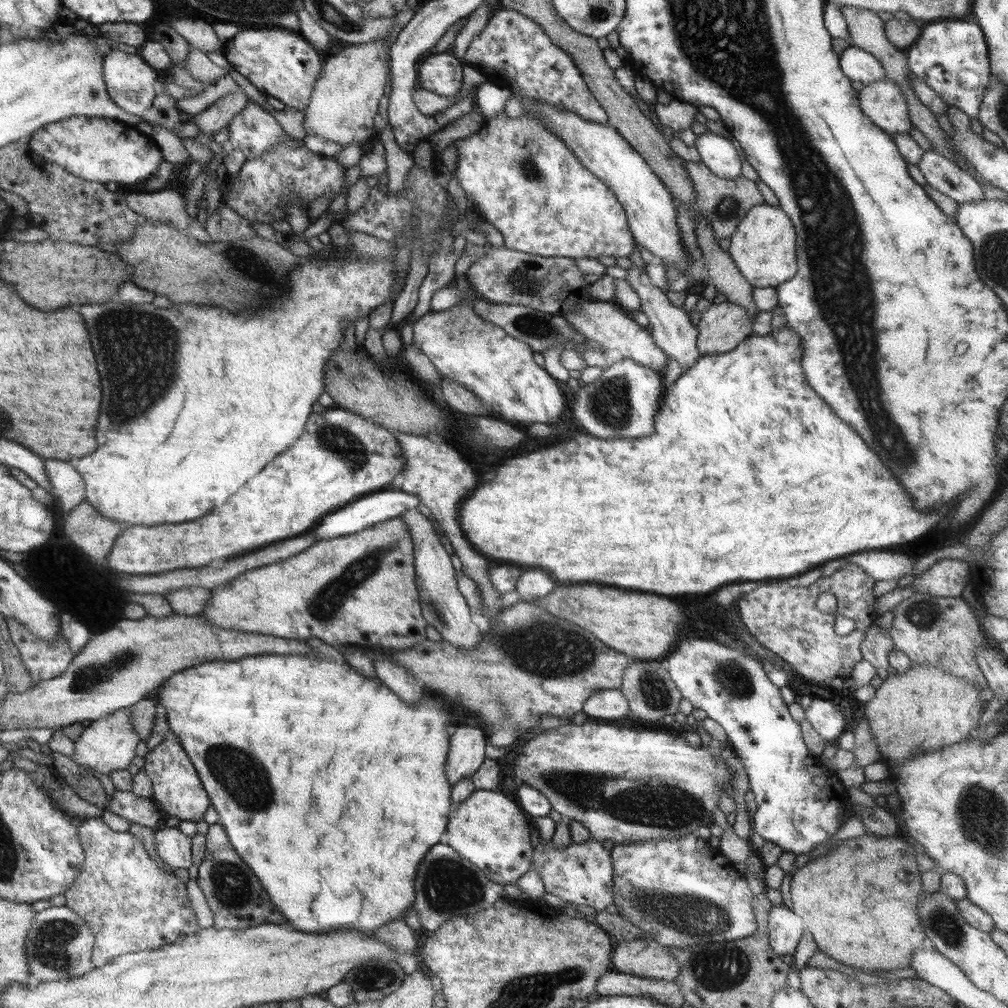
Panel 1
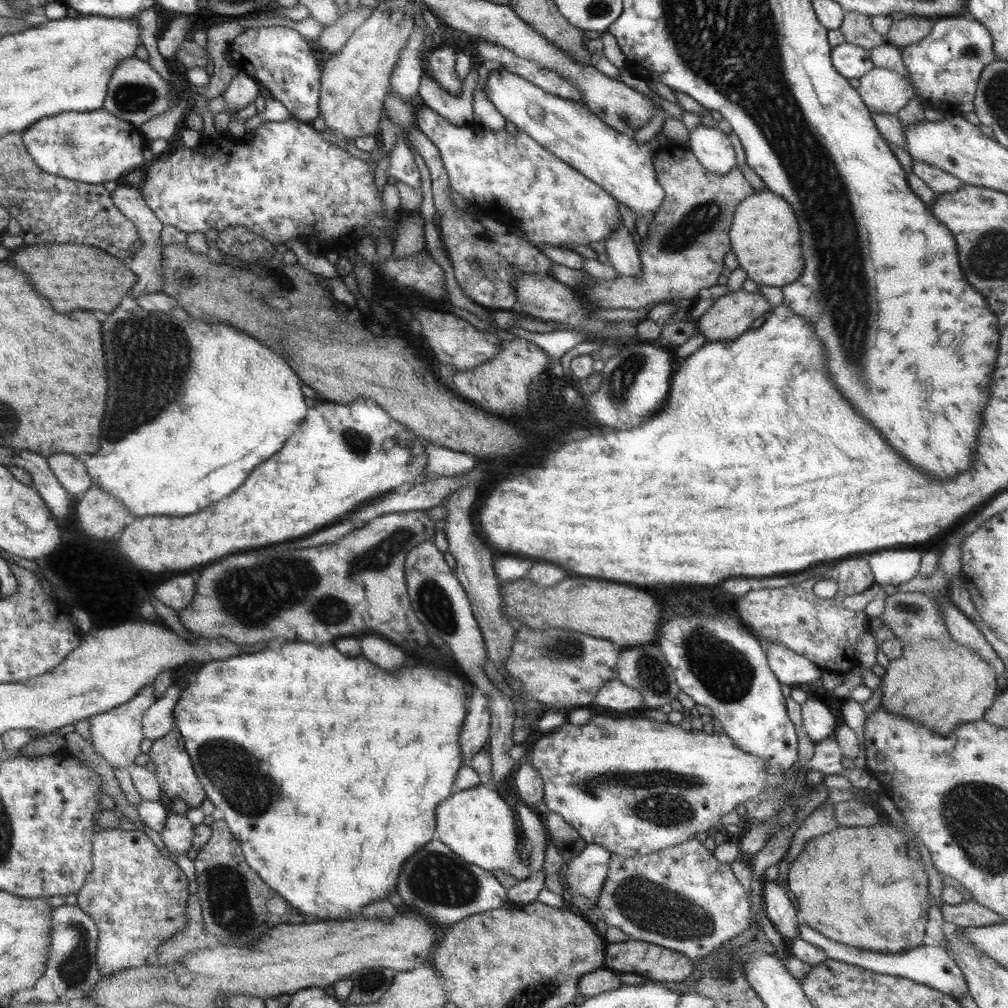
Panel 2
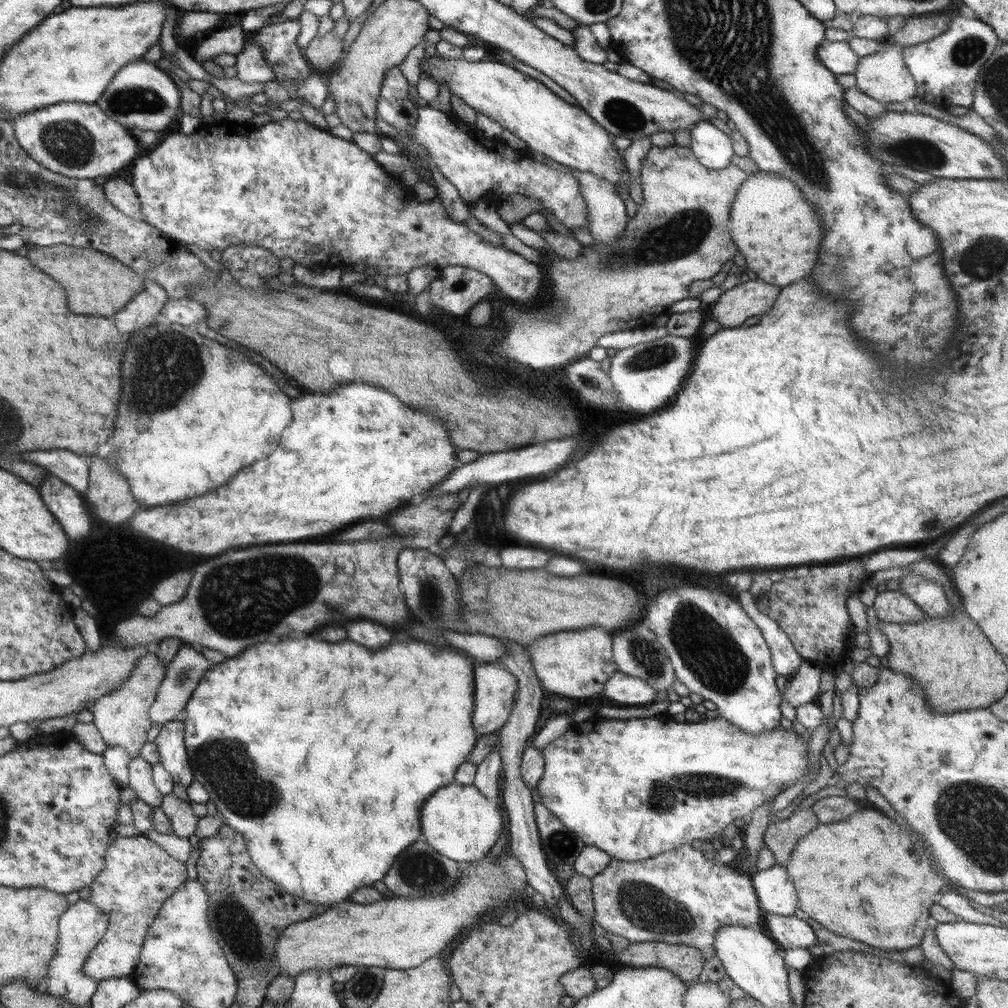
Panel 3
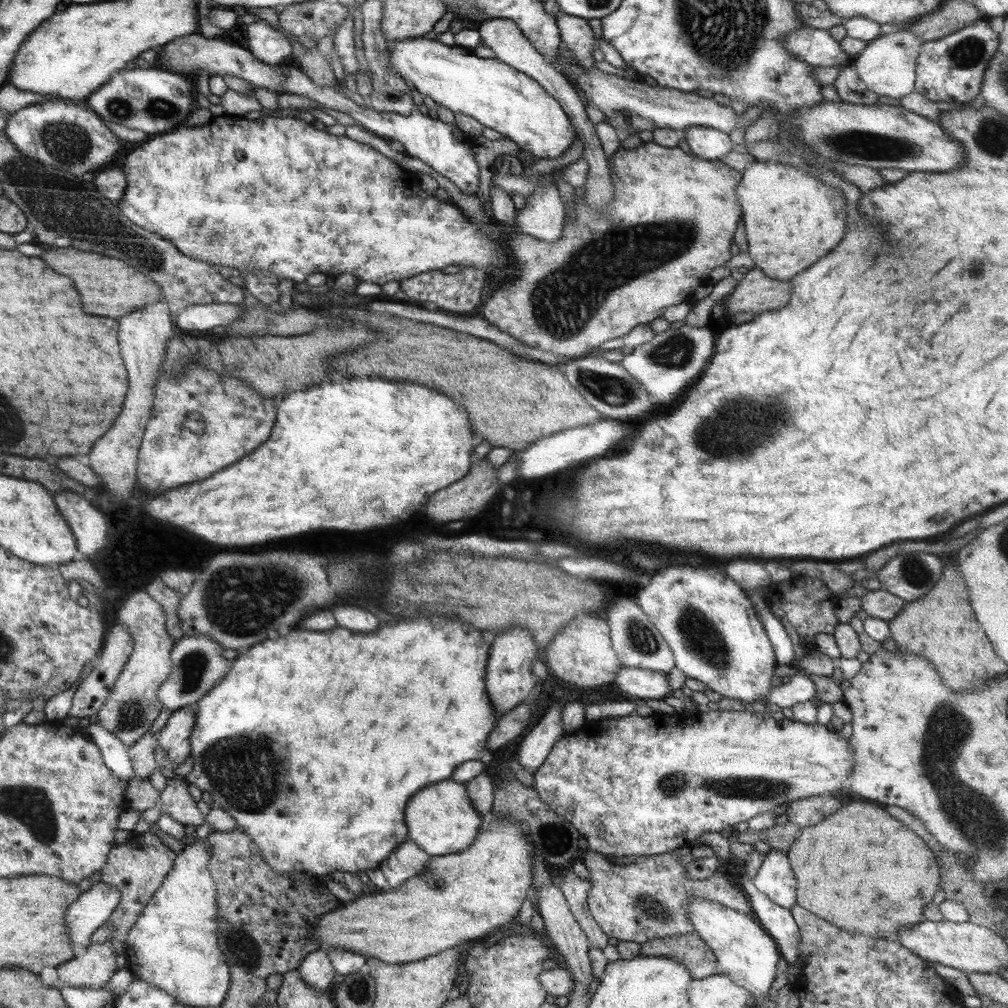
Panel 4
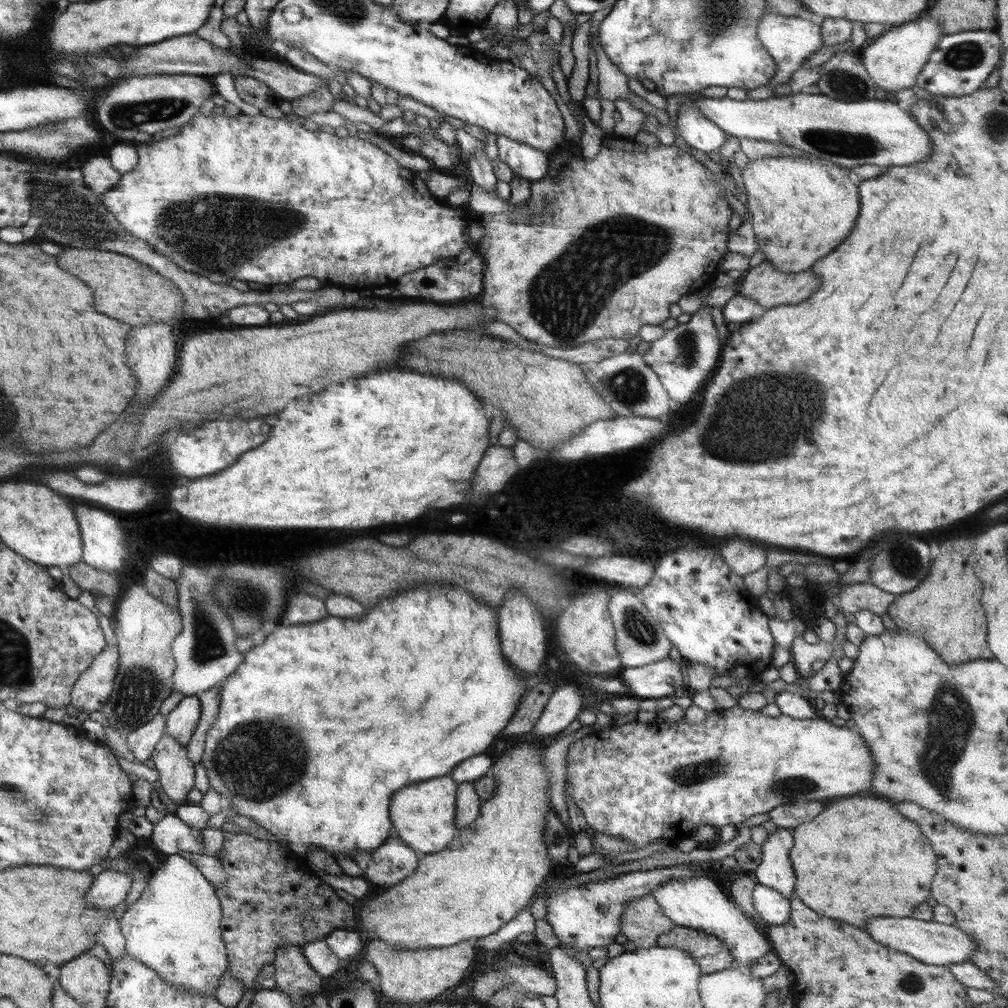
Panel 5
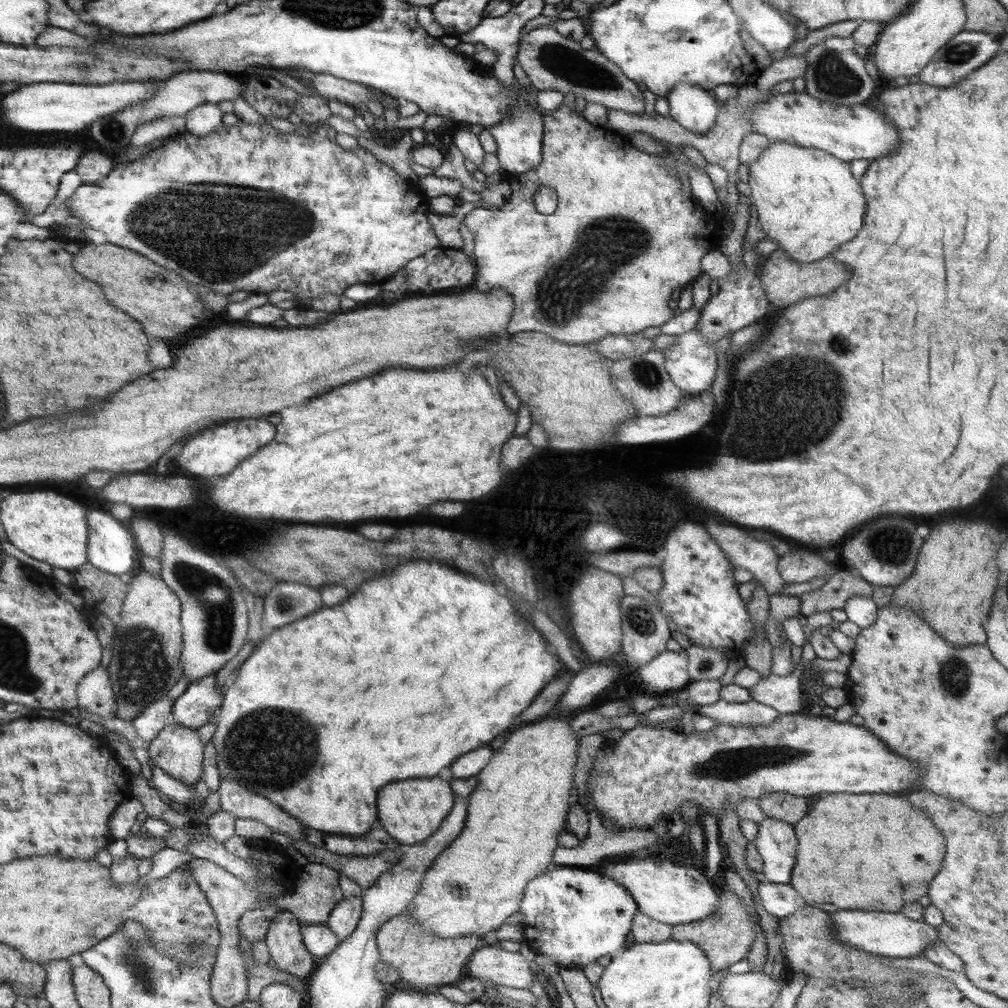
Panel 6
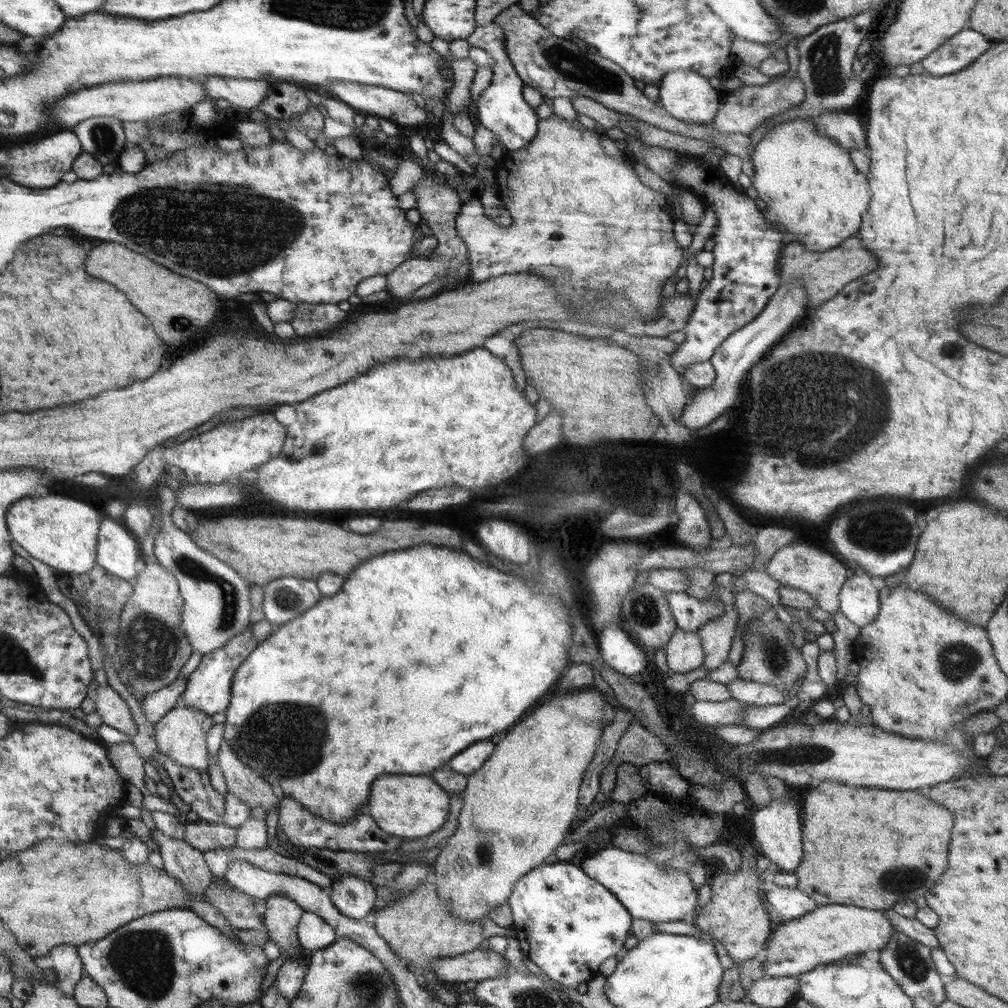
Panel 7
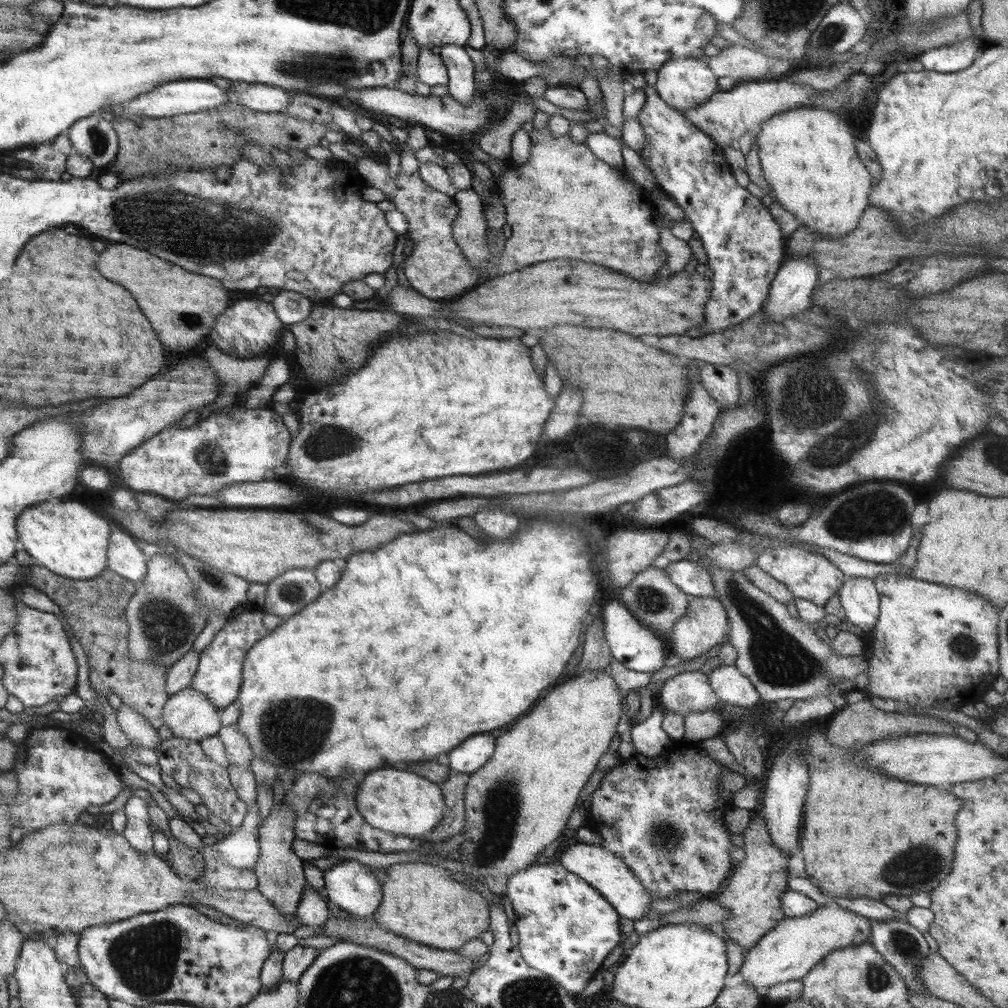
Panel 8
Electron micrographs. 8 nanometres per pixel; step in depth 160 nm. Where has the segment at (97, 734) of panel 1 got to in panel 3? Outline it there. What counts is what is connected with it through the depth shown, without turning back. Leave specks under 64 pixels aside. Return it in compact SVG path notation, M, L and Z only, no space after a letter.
M156 645L136 661L129 679L119 689L100 697L90 708L94 715L94 726L99 730L108 746L124 747L131 758L137 757L147 741L147 733L154 726L150 716L158 689L165 678L165 662L159 657Z

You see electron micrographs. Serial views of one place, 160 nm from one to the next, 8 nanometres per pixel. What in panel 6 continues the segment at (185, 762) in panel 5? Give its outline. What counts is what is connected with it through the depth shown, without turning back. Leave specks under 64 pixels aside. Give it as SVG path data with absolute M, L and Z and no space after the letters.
M172 723L165 726L148 748L154 765L188 786L202 778L202 738L198 729Z

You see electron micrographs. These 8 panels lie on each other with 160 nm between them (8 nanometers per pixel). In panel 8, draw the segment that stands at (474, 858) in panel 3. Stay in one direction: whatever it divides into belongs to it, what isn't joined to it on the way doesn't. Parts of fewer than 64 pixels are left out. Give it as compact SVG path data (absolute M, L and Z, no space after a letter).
M384 768L370 772L360 782L360 790L356 792L356 808L374 828L399 837L423 839L444 816L446 805L440 792L439 784L430 782L430 779L420 778L418 774L406 770Z

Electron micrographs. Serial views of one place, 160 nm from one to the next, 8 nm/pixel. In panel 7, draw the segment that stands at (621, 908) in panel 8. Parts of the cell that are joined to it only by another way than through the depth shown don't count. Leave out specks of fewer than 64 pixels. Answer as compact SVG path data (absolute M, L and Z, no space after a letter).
M603 847L580 862L580 868L590 878L606 887L634 919L650 922L688 920L697 906L698 890L687 873L674 869L658 869L644 854L633 854L618 848Z

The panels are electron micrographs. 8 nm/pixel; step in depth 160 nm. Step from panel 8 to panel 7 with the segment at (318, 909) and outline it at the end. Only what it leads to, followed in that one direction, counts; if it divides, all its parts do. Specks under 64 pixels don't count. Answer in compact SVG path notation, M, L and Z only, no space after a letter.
M305 911L302 913L300 924L297 926L297 937L304 950L311 953L331 945L338 936L334 928L319 914Z

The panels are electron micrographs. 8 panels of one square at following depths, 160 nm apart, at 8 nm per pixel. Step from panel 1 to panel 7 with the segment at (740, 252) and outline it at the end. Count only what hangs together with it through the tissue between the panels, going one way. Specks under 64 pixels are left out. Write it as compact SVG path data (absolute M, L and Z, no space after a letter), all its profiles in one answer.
M802 117L776 123L752 150L750 158L755 168L751 182L758 191L758 198L766 203L766 211L772 214L776 226L794 234L794 241L822 253L839 247L843 240L859 232L862 215L867 211L873 195L868 177L854 166L850 153L821 133L812 121Z

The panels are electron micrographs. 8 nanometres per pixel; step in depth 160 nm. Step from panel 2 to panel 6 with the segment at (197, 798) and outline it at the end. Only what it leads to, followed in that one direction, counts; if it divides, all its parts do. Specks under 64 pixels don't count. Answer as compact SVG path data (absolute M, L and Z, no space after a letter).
M217 674L191 682L185 692L173 702L175 722L199 729L220 710L223 693L217 687Z

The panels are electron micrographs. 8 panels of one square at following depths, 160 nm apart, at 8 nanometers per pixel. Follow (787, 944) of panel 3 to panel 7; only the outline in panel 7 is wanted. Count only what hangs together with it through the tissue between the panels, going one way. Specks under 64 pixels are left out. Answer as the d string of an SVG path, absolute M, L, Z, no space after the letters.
M771 884L766 887L766 900L774 906L785 920L797 919L818 907L818 904L798 889L783 888Z

